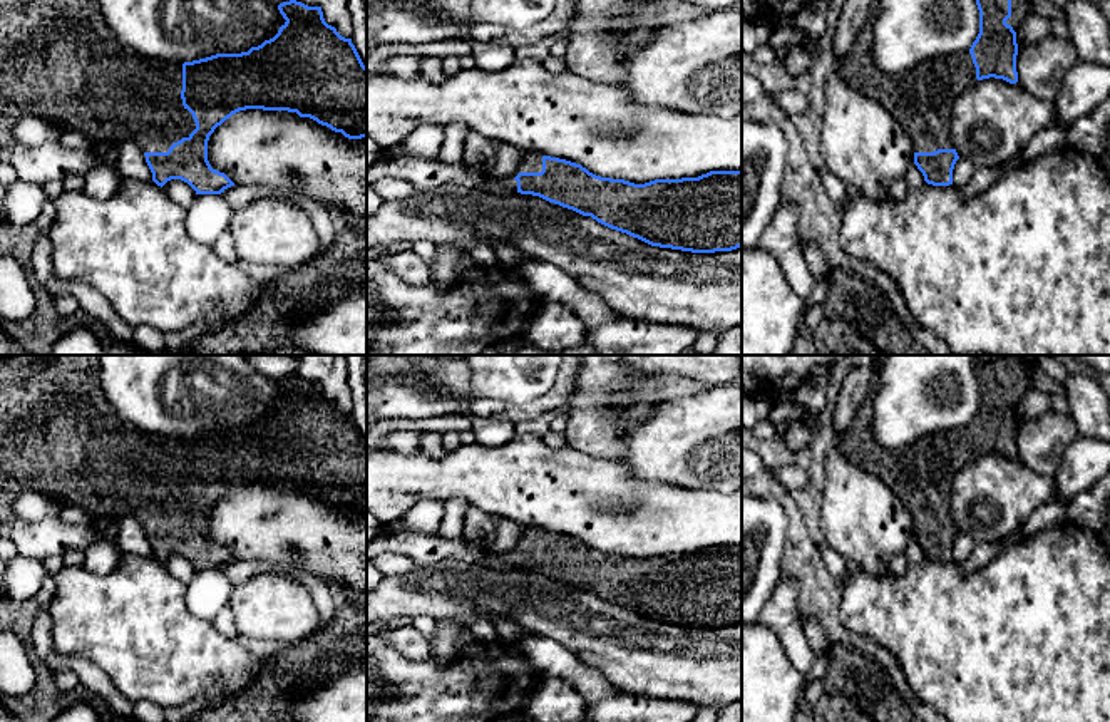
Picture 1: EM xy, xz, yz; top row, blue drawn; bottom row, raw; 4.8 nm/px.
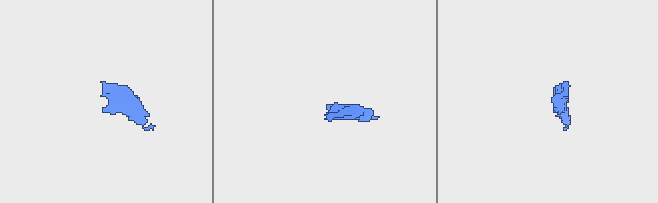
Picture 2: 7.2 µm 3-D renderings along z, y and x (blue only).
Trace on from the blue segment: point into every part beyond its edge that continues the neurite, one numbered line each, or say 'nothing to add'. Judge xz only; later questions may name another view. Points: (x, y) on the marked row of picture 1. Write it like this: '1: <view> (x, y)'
1: xz (531, 161)

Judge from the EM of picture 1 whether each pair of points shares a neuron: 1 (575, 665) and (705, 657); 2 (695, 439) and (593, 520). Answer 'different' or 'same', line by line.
1: different
2: different

